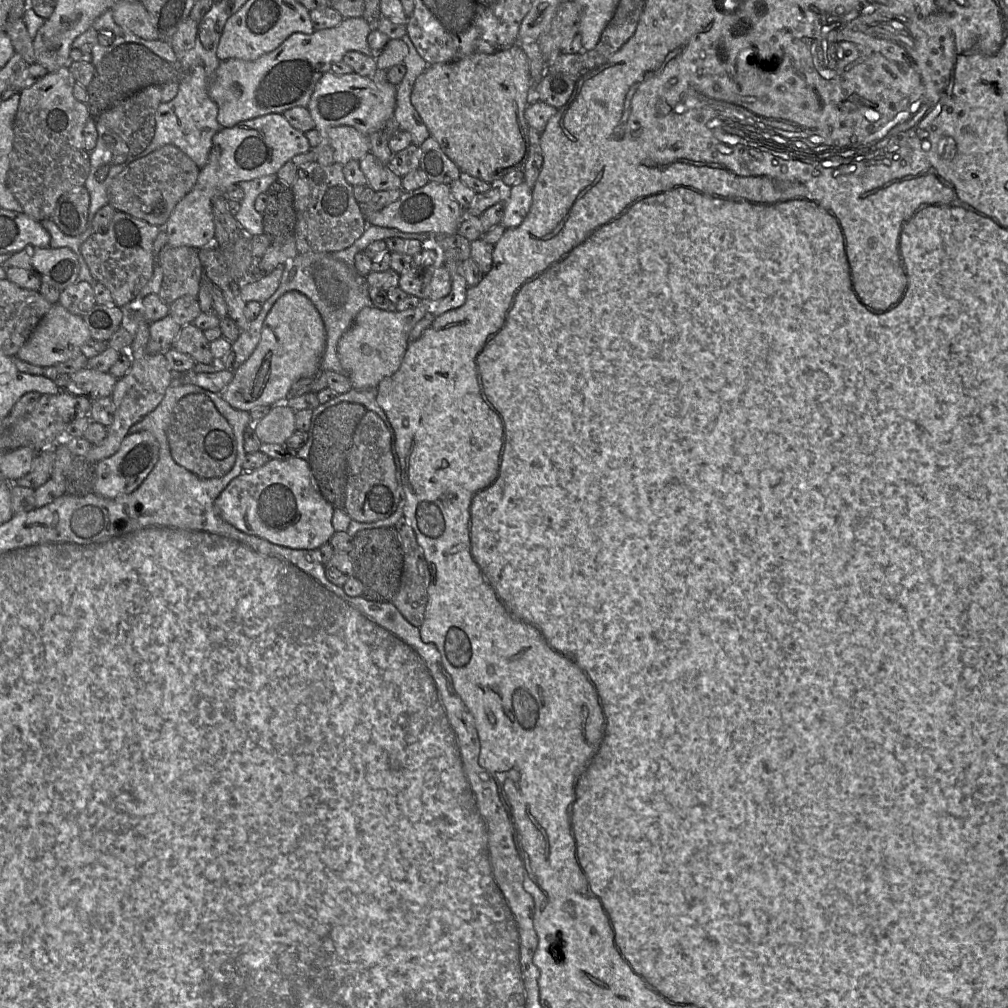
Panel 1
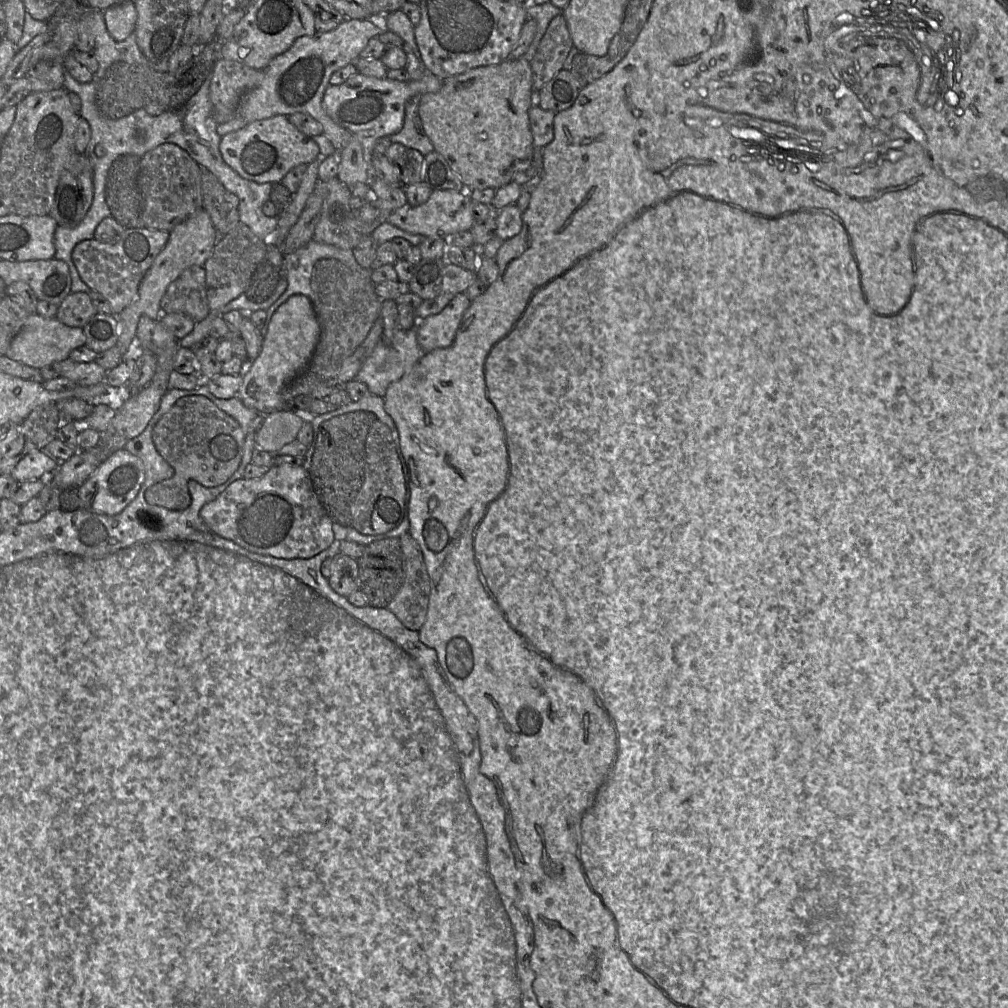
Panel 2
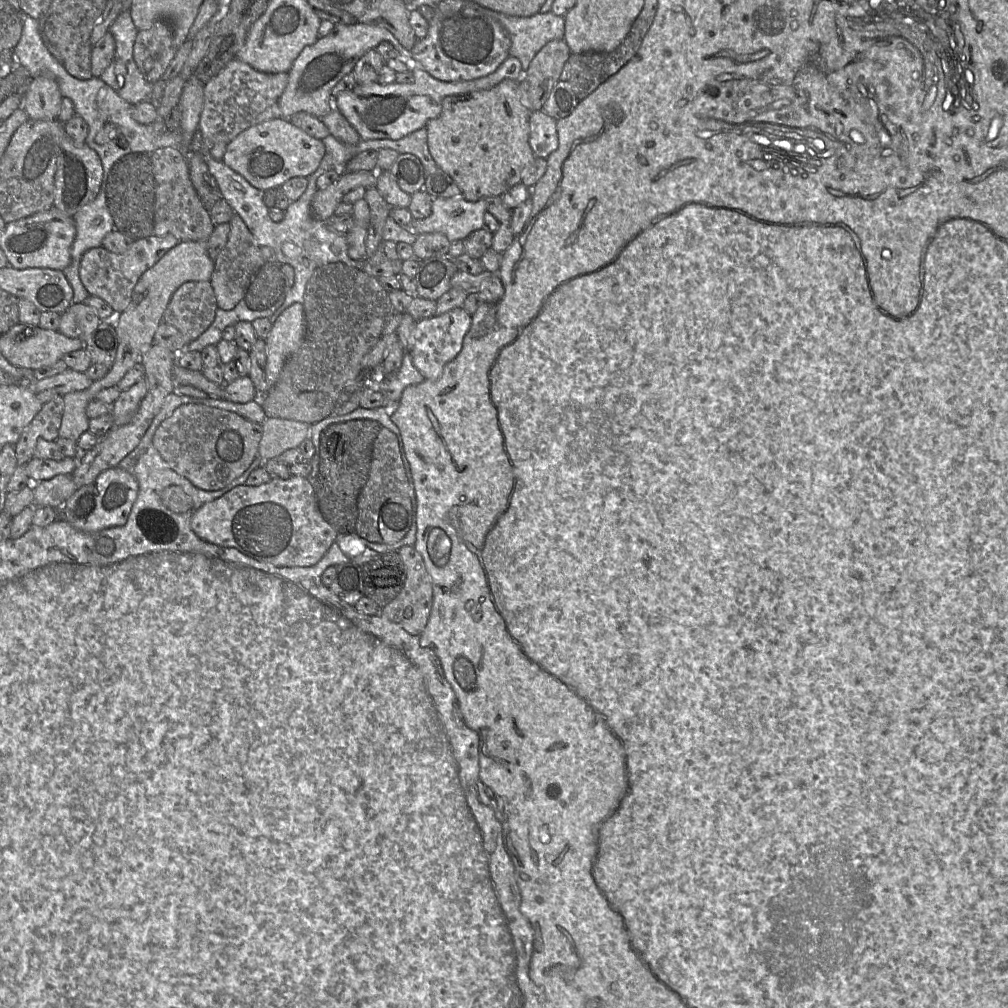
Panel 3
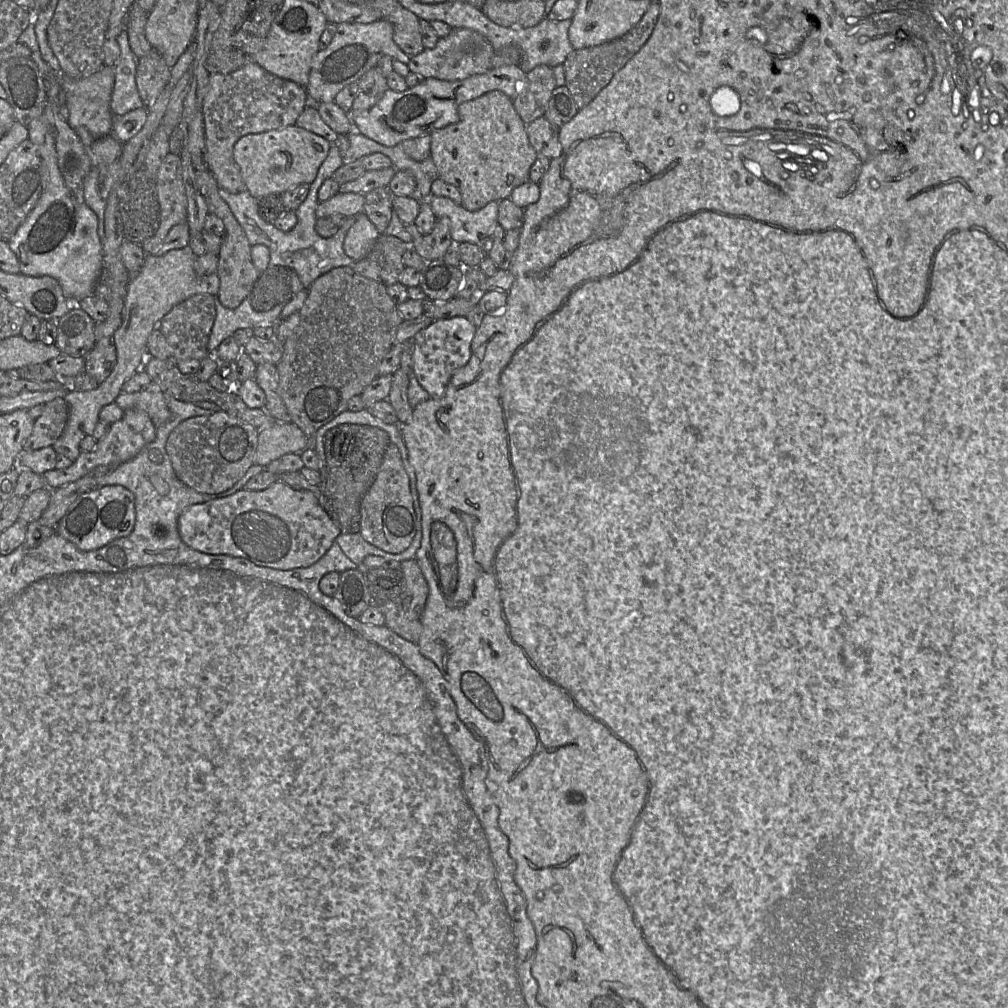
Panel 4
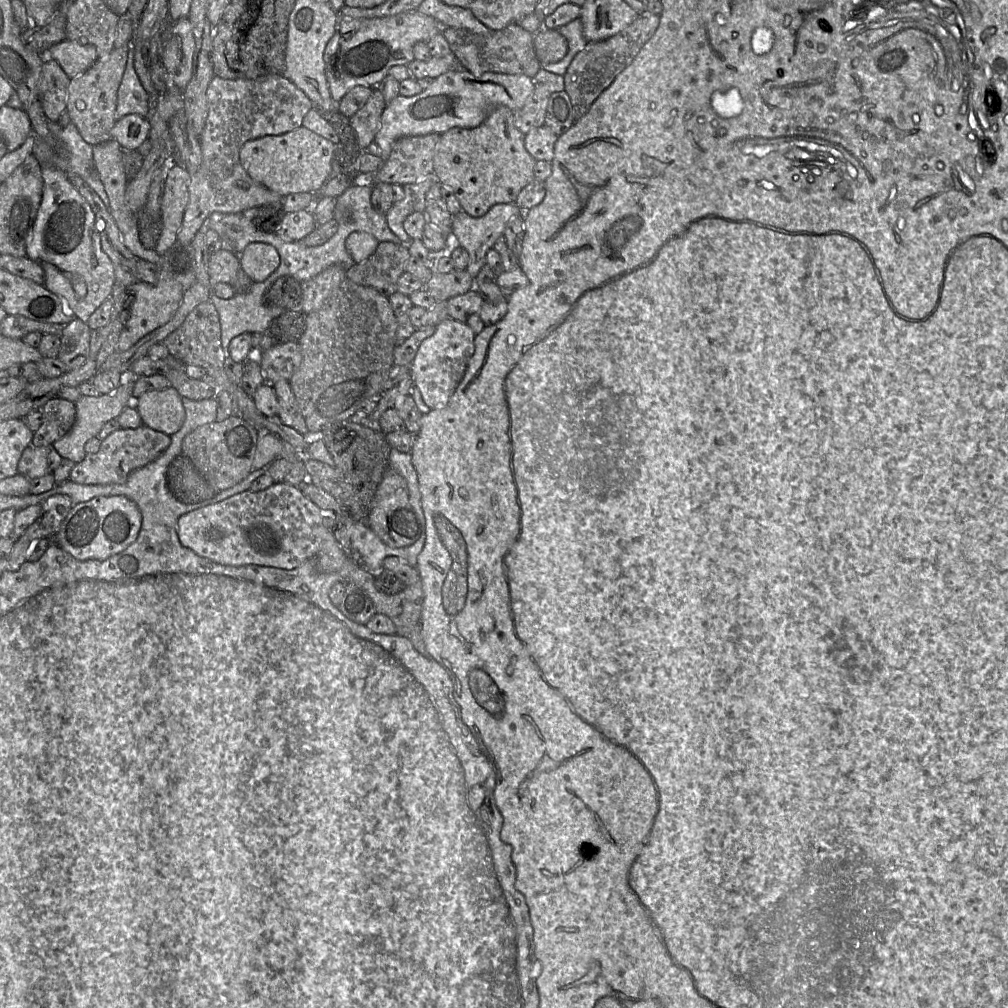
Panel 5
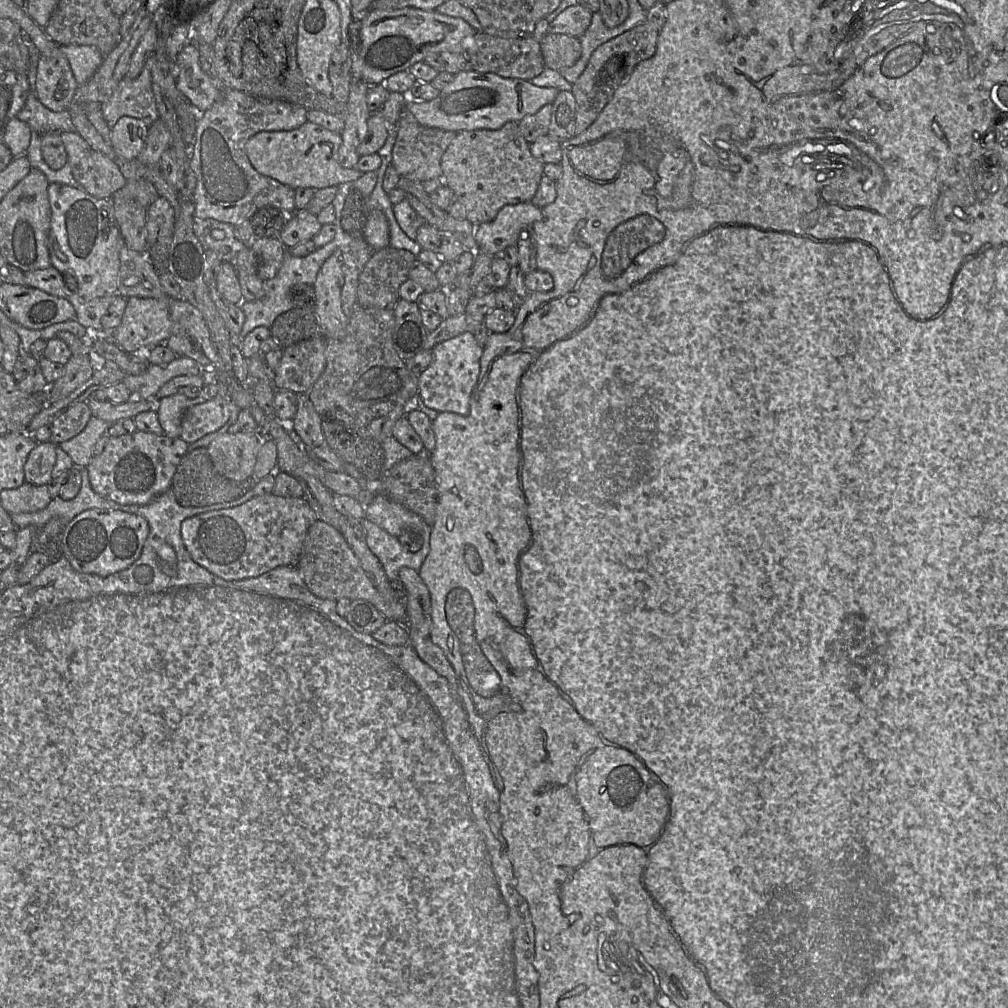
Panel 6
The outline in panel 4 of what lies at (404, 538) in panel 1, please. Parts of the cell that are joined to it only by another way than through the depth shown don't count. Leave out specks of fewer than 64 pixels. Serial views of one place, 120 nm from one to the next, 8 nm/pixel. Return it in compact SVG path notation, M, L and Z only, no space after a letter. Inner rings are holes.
M415 558L401 562L406 588L397 598L377 605L385 617L385 626L403 638L418 643L423 632L422 615L429 596L428 582Z

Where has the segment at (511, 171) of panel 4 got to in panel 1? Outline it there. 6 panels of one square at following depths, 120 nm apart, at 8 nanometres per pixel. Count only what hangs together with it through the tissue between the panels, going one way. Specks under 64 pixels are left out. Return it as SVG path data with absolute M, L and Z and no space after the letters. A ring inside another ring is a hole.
M516 43L506 49L493 54L476 53L466 56L451 63L429 65L427 69L416 79L411 94L411 103L420 115L427 127L430 136L436 139L442 151L458 166L461 172L468 173L476 178L493 185L499 185L501 177L507 172L523 168L529 152L529 125L525 118L525 110L530 104L532 77L530 74L530 62L520 44Z

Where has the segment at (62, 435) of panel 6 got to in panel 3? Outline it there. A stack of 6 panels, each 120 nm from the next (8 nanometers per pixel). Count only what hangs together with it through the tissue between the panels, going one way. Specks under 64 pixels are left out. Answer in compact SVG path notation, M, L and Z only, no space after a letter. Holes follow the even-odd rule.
M61 395L43 405L15 444L17 465L25 465L34 457L34 451L40 439L55 441L59 437L63 412L64 401Z

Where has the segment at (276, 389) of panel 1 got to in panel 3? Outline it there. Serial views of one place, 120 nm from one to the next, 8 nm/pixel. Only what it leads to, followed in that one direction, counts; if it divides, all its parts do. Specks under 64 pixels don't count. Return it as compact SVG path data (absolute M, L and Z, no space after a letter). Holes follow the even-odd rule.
M301 303L289 306L273 323L265 340L265 379L268 389L277 382L288 358L300 348L305 329L304 305Z

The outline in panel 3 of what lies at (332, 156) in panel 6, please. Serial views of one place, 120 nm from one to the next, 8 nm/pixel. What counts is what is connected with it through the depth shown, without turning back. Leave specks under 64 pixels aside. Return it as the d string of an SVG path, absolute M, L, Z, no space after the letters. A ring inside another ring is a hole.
M276 118L251 126L238 134L227 144L223 162L250 185L266 191L281 187L291 178L310 176L317 170L325 154L322 140L308 135L289 119Z

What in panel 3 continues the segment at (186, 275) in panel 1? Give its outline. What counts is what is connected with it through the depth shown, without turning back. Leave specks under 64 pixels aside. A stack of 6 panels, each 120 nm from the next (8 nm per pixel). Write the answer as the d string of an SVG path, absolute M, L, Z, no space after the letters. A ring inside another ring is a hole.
M188 281L173 293L164 311L163 322L175 327L191 342L209 328L217 308L209 281Z

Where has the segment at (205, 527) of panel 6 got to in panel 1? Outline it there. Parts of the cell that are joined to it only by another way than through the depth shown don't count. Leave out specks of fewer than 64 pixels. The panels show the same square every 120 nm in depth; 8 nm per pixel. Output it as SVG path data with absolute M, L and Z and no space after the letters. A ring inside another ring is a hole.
M296 457L287 460L270 459L253 472L242 473L217 497L215 508L226 522L240 531L288 548L319 549L329 543L335 533L332 523L334 508L321 494L308 463Z

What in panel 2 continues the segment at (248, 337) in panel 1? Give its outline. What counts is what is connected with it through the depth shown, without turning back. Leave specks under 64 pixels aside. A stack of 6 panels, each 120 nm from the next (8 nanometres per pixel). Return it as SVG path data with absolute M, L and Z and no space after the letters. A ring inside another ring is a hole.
M308 242L292 253L283 256L287 288L266 310L267 327L274 312L290 296L307 296L313 306L320 326L320 336L311 361L306 369L289 382L282 391L283 409L298 413L302 418L311 416L309 407L313 390L322 382L331 379L342 362L351 356L364 342L374 322L380 317L381 302L375 292L371 270L362 268L352 250L332 245Z

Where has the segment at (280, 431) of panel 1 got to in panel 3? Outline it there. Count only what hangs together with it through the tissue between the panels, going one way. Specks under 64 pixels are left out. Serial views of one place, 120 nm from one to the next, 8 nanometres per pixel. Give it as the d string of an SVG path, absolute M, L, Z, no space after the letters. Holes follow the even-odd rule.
M265 418L258 456L261 460L277 459L283 452L299 447L310 434L310 425L283 418Z

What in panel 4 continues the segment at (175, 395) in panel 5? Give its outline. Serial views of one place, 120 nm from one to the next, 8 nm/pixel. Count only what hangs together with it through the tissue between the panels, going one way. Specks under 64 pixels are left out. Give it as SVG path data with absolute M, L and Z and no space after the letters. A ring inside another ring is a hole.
M156 388L135 393L122 392L115 402L123 410L139 409L145 411L156 427L168 422L171 418L167 397Z

